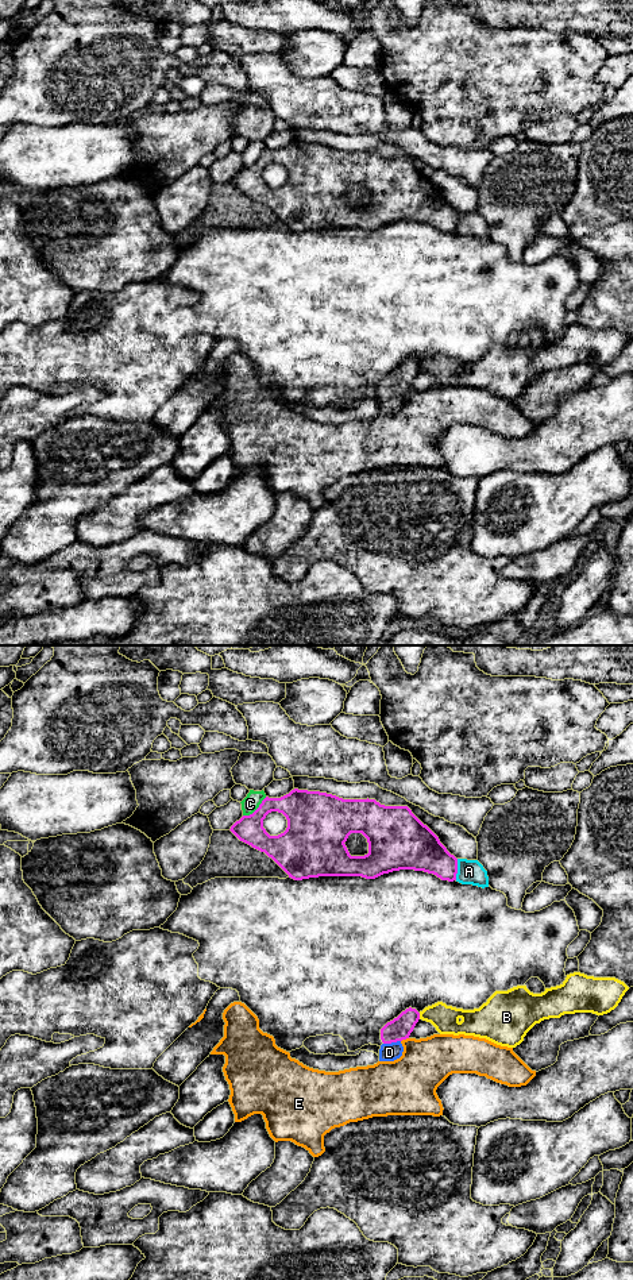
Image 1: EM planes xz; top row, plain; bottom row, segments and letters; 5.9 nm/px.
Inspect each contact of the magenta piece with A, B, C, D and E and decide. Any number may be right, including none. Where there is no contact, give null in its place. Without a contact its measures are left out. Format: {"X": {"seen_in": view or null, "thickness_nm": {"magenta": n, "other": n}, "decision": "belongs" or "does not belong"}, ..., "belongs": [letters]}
{"A": {"seen_in": "xz", "thickness_nm": {"magenta": 260, "other": 140}, "decision": "does not belong"}, "B": {"seen_in": "xz", "thickness_nm": {"magenta": 140, "other": 160}, "decision": "does not belong"}, "C": {"seen_in": "xz", "thickness_nm": {"magenta": 200, "other": 100}, "decision": "does not belong"}, "D": {"seen_in": "xz", "thickness_nm": {"magenta": 140, "other": 110}, "decision": "belongs"}, "E": {"seen_in": "xz", "thickness_nm": {"magenta": 140, "other": 300}, "decision": "does not belong"}, "belongs": ["D"]}

